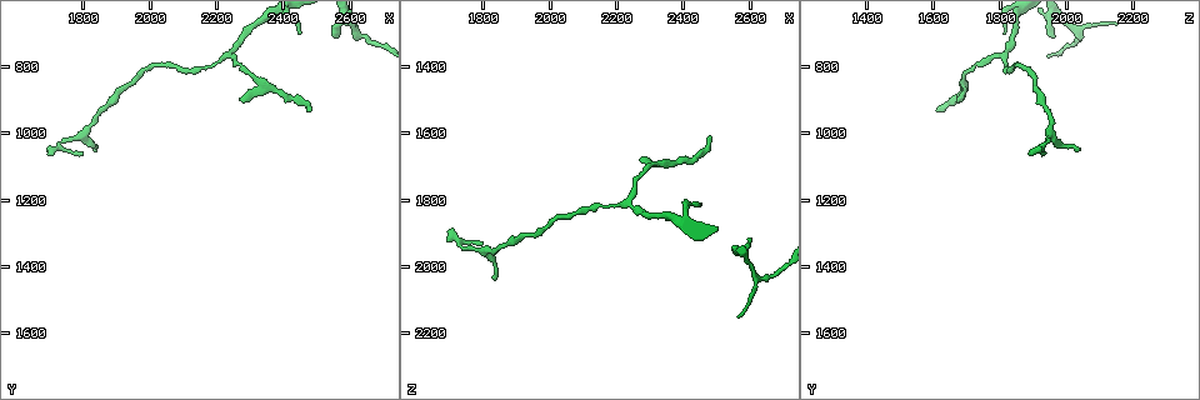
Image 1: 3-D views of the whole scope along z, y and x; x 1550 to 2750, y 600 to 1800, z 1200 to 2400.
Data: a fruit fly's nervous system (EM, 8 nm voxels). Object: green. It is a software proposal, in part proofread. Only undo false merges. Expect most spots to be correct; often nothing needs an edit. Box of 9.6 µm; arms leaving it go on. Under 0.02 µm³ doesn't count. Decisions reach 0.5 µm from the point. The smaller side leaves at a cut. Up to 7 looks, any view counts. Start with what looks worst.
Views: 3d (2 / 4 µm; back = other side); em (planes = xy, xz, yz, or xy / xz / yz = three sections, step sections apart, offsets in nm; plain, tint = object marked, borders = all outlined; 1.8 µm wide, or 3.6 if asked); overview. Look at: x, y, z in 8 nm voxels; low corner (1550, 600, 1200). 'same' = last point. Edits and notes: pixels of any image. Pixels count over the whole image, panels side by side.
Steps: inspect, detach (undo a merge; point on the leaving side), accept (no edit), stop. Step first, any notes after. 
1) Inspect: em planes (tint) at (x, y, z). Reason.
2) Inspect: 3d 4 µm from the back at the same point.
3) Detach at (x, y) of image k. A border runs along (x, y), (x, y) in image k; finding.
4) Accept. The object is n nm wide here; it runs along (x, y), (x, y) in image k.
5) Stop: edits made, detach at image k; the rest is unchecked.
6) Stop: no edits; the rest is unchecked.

Inspect: em yz step 8 (borders) at (1830, 940, 1950). A narrow waist.

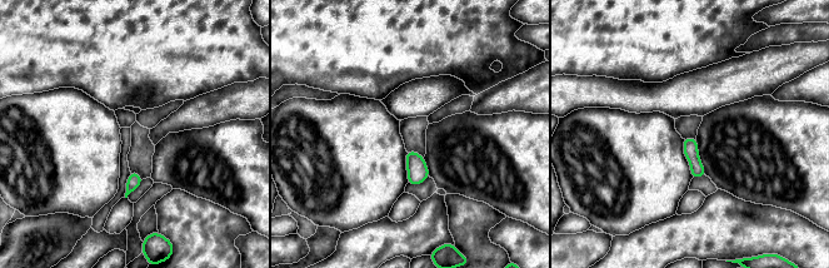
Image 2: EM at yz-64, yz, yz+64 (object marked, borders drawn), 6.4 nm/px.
Accept. The object is 100 nm wide here; all the same cell.

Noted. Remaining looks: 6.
Inspect: 3d 2 µm at (2620, 670, 2020). Narrows sharply.

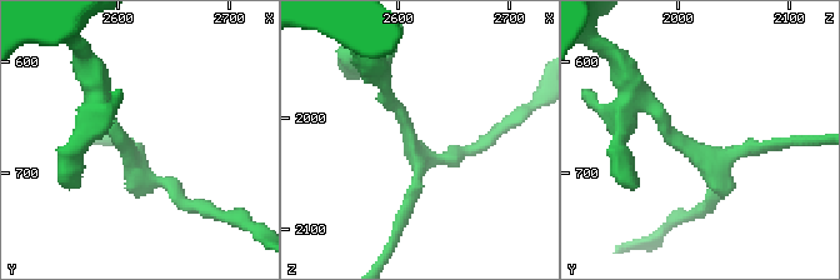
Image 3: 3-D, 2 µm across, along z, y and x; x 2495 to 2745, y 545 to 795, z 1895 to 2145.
Inspect: em xz step 4 (tint) at (2608, 682, 2014).

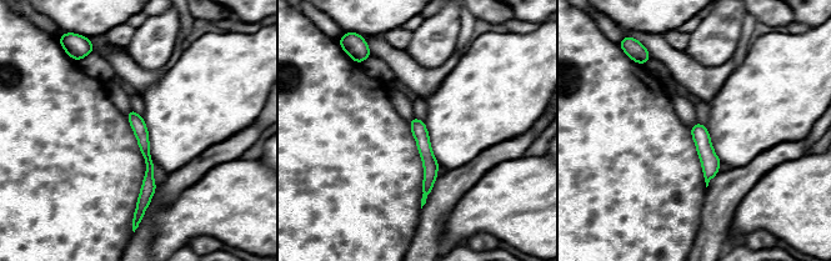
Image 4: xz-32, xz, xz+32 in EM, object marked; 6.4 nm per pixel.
Inspect: em planes (tint) at the same point. Cut it another way.

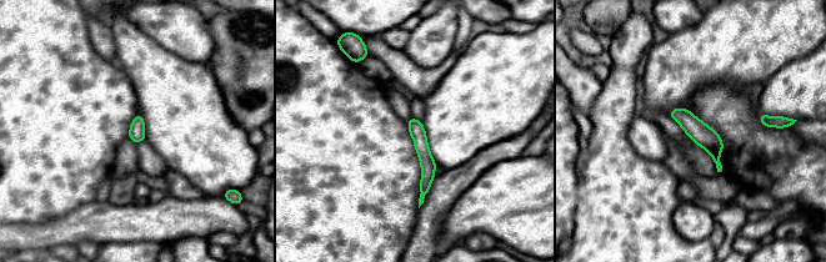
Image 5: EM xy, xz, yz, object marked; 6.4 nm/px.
Accept. The object is 100 nm wide here; one cell here.

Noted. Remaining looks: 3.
Inspect: 3d 4 µm at (2230, 760, 1810). Three arms meet.

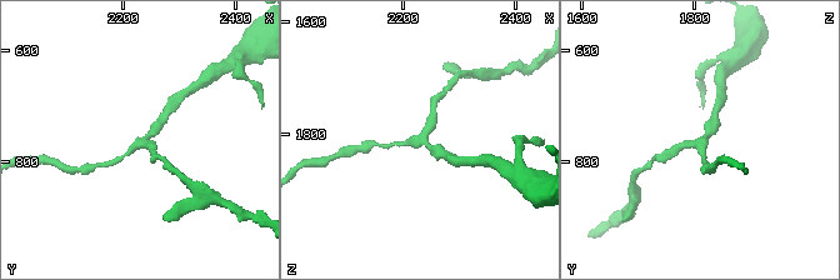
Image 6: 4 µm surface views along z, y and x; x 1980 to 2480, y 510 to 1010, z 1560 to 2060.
Inspect: em planes (tint) at (2235, 760, 1815). 3 arms meet here; shape alone is not enough.

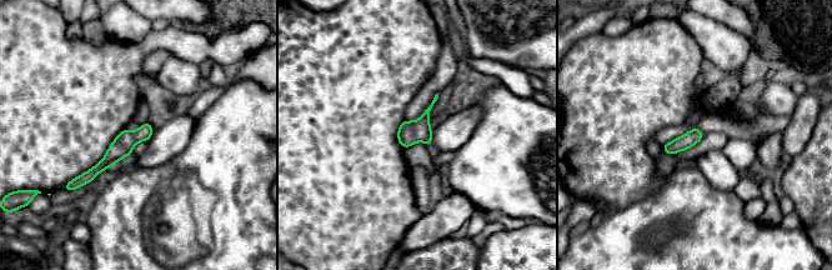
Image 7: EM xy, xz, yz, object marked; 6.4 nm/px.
Accept. The object is 100 nm wide here; it runs along (148, 126), (80, 183) in image 7; one cell here.

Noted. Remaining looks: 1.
Stop: no edits; the rest is unchecked.

